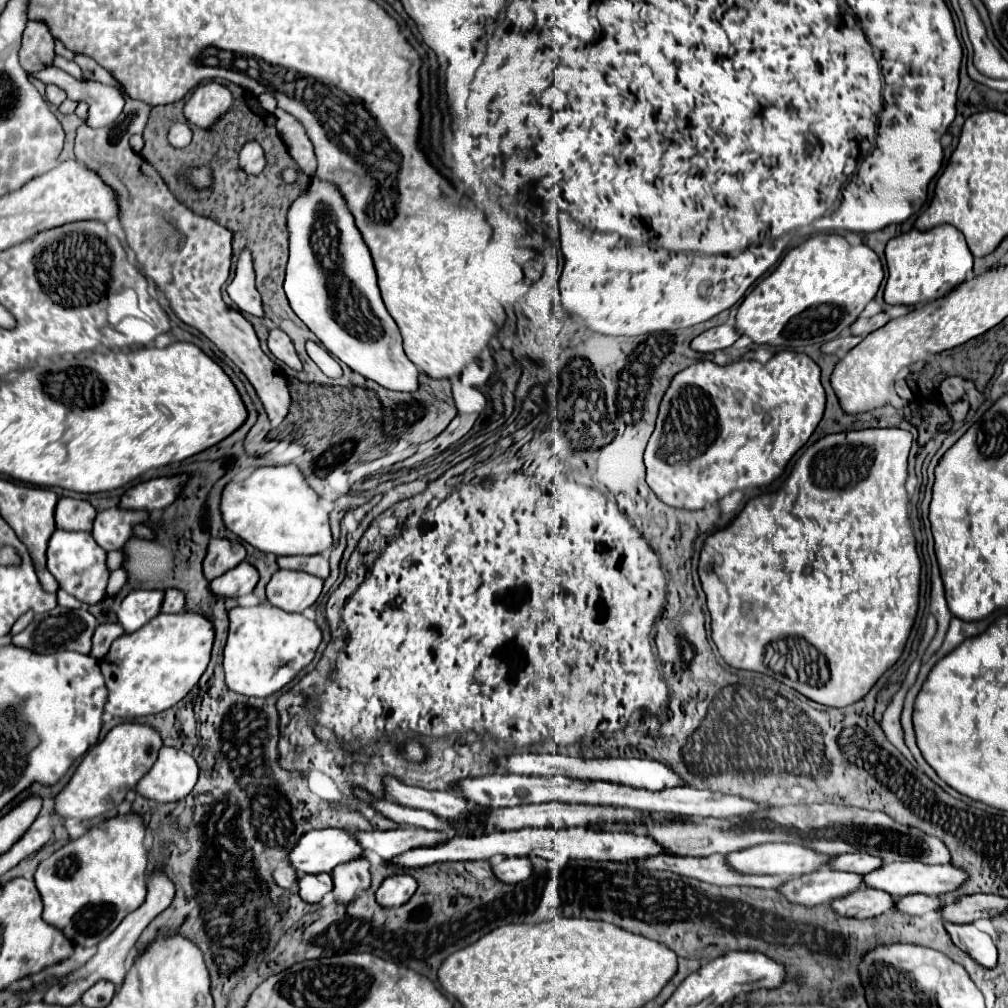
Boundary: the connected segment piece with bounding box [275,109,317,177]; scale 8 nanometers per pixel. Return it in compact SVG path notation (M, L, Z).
M277 109L275 118L278 133L289 146L289 154L297 161L299 169L311 177L317 169L317 159L305 127L285 109Z

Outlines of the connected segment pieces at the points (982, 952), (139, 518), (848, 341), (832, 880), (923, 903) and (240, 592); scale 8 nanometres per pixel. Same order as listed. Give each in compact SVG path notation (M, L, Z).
M945 923L947 933L951 935L953 943L963 949L969 957L973 957L979 965L985 969L995 969L997 965L997 947L995 941L979 931L973 925L955 925L955 923Z
M113 507L113 509L97 513L91 535L105 551L115 551L125 545L123 541L133 537L131 525L143 523L145 519L147 519L147 513L123 511L123 509Z
M849 335L849 337L837 337L837 339L833 339L833 341L823 343L823 345L821 345L821 351L823 351L823 353L847 353L847 351L853 349L861 339L863 339L863 337L853 337L853 335Z
M821 869L815 873L807 873L803 877L789 879L783 889L777 889L789 901L797 905L819 905L829 903L837 897L845 897L847 893L861 887L861 877L855 873L841 873Z
M907 895L895 899L895 911L907 913L907 915L923 915L927 911L937 911L941 903L937 899L931 899L929 895Z
M243 561L213 581L213 593L217 597L243 597L253 591L257 581L257 569Z

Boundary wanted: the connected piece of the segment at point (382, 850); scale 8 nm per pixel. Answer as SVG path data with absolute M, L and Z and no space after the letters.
M391 829L391 831L371 831L355 833L359 845L367 853L377 853L383 859L397 857L397 853L407 853L415 845L435 845L435 841L447 841L447 833L427 833L427 829Z

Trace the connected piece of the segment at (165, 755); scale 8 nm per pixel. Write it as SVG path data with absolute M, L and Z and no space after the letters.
M159 751L155 765L143 775L135 791L157 803L171 803L187 797L197 783L199 767L195 759L181 751Z

